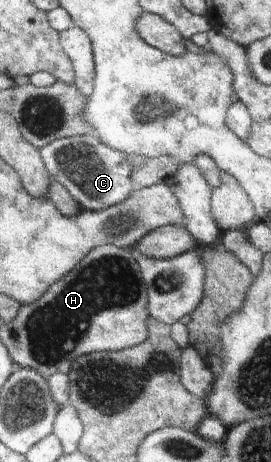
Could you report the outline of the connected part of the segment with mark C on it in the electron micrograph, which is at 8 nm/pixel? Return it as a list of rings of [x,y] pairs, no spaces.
[[[78,135],[55,140],[39,149],[52,179],[60,181],[82,209],[101,211],[117,205],[132,194],[132,165],[125,152],[110,148],[98,137]]]

